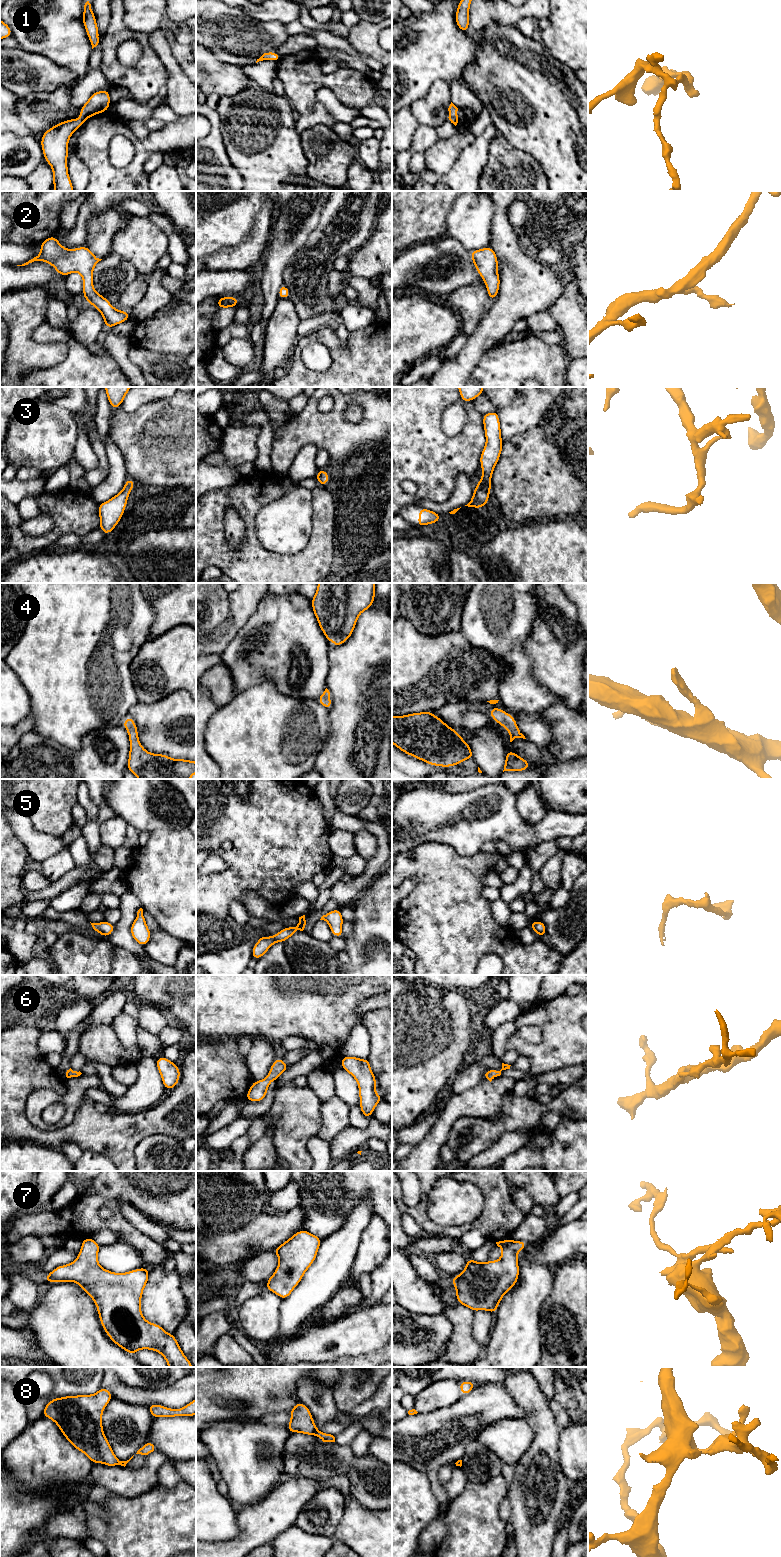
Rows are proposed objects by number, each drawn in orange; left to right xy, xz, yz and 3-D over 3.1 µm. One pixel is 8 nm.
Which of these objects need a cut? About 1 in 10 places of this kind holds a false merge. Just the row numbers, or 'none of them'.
none of them

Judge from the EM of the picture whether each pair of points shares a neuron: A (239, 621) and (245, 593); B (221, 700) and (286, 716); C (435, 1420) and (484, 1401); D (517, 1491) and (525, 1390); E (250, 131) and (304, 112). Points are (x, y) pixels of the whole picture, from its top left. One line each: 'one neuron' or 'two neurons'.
A: one neuron
B: two neurons
C: one neuron
D: one neuron
E: two neurons

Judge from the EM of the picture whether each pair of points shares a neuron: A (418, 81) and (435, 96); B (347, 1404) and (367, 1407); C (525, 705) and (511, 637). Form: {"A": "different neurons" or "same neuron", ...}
{"A": "different neurons", "B": "different neurons", "C": "same neuron"}

